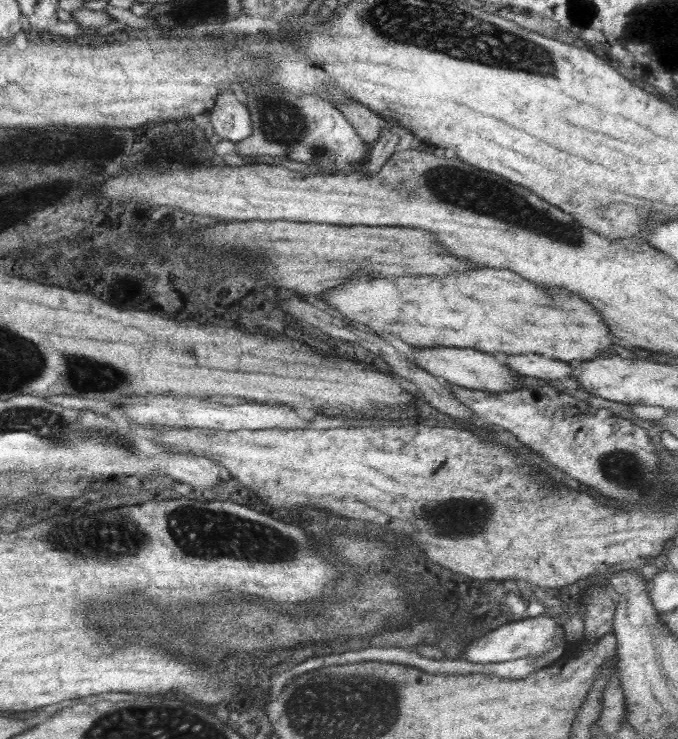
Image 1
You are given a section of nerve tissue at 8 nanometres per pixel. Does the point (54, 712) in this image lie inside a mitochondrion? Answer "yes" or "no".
no

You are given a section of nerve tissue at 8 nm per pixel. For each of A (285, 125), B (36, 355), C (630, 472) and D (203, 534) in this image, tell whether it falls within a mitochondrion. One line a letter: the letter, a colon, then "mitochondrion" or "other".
A: mitochondrion
B: mitochondrion
C: mitochondrion
D: mitochondrion

